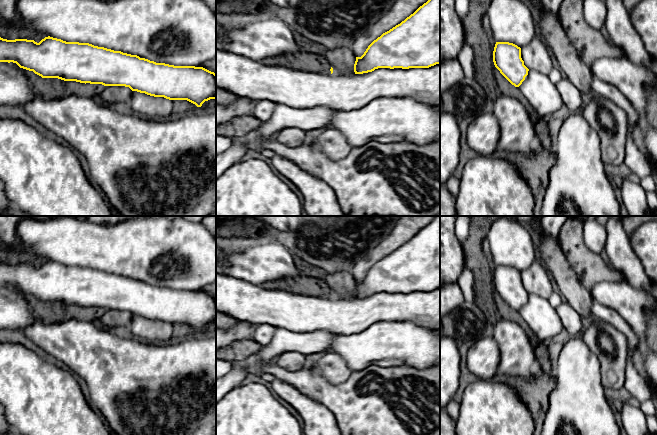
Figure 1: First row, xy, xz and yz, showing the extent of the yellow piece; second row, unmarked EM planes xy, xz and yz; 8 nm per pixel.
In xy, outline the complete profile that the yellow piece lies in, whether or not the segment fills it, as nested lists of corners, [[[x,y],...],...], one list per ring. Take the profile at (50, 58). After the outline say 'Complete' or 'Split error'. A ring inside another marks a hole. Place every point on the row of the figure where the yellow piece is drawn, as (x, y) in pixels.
[[[50,36],[39,43],[34,40],[7,40],[0,37],[0,62],[16,63],[20,68],[33,71],[42,78],[58,78],[104,86],[125,86],[132,91],[154,97],[187,100],[197,107],[201,107],[210,99],[216,100],[216,74],[203,67],[156,63],[137,55],[89,43],[66,42]]]. Complete

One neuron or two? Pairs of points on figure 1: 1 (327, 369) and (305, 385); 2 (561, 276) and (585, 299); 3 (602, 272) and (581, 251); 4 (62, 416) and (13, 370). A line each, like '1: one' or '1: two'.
1: two
2: one
3: one
4: one

